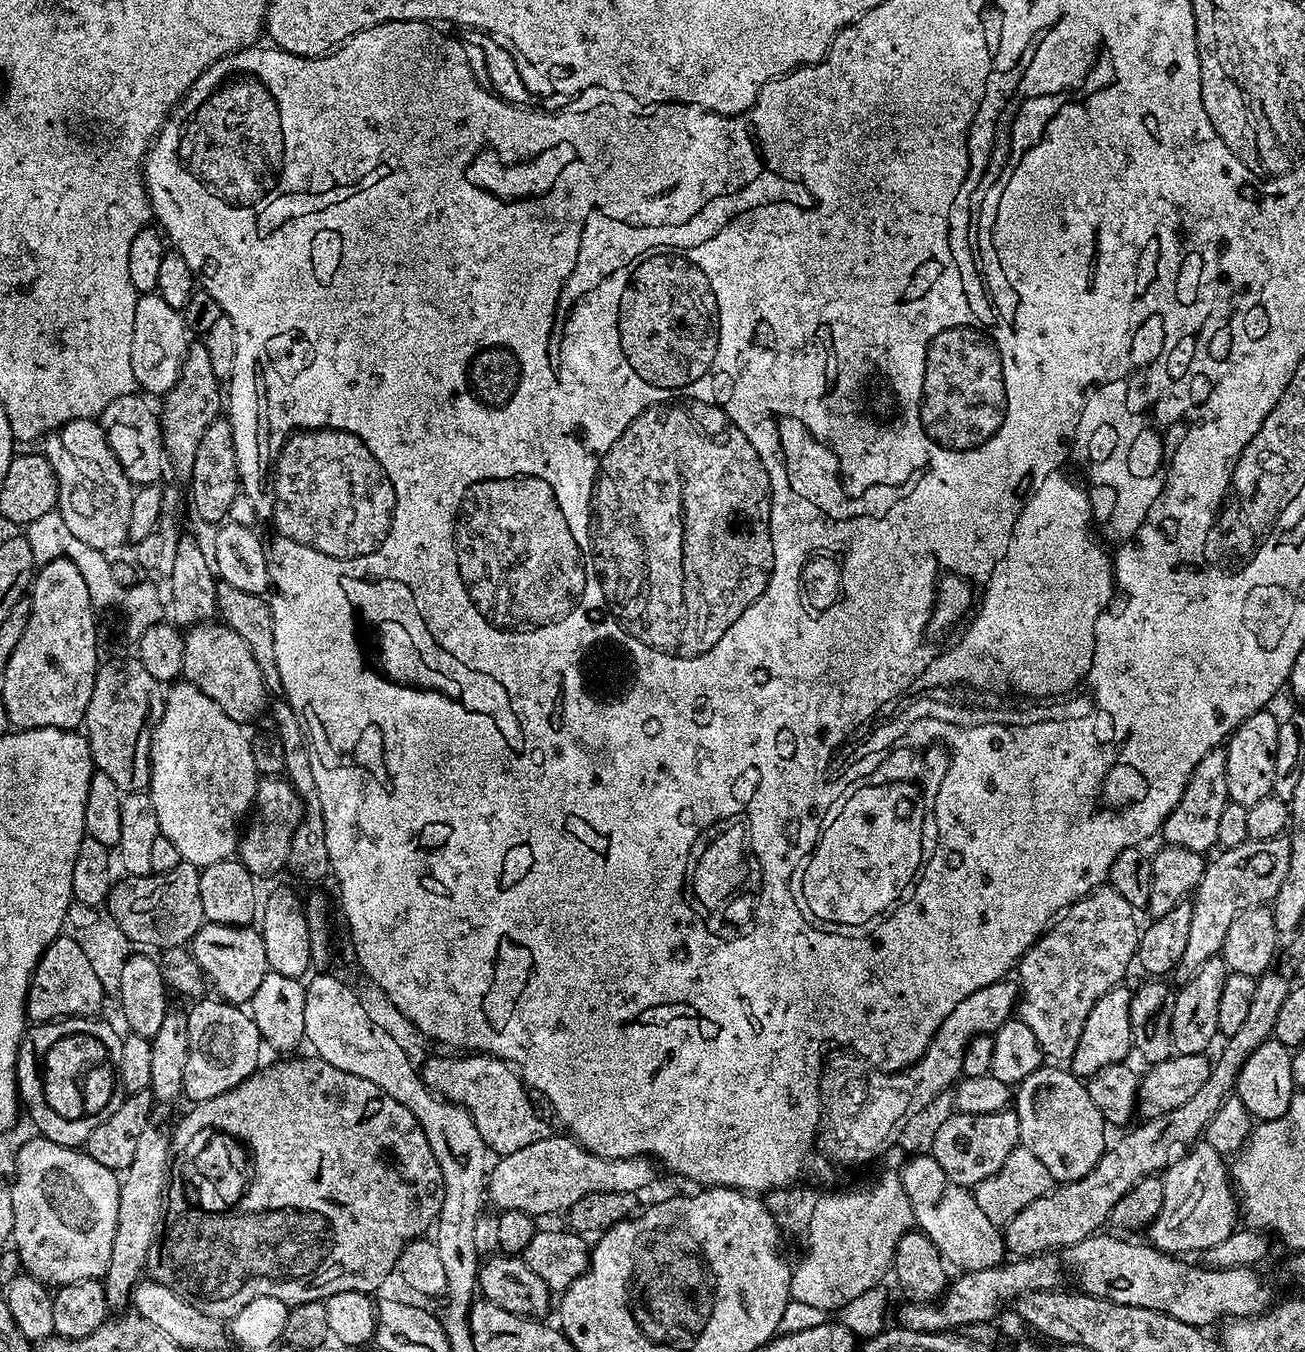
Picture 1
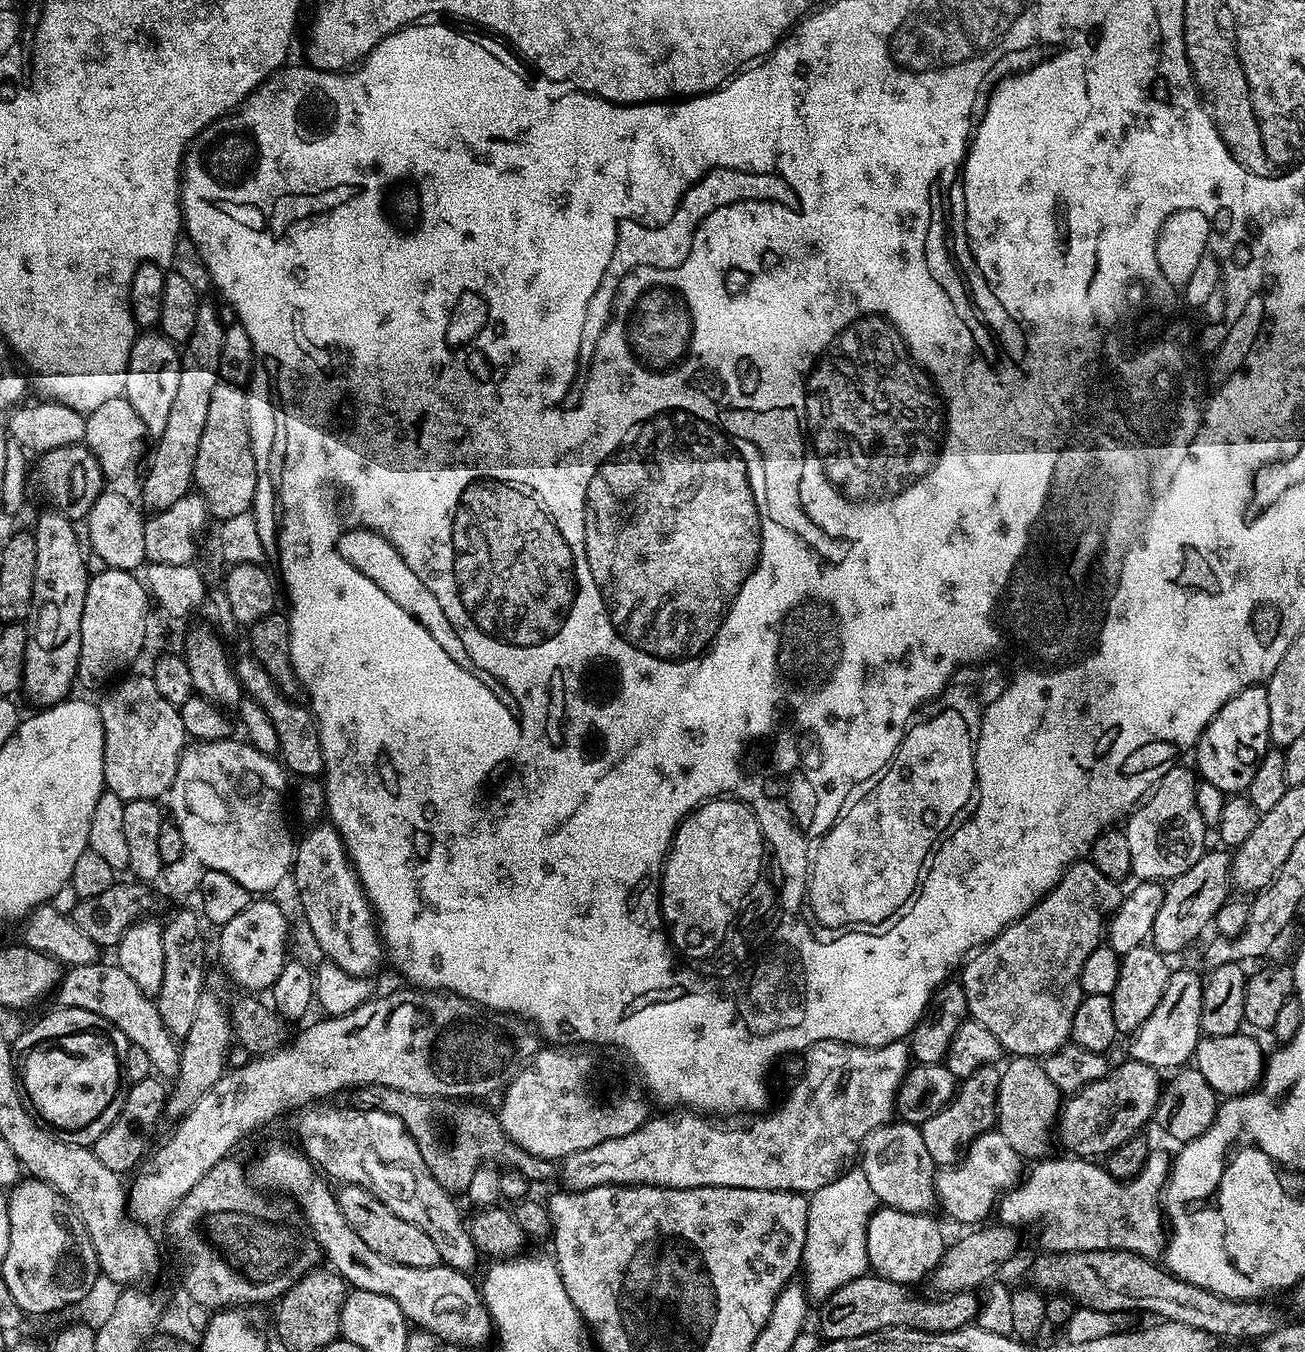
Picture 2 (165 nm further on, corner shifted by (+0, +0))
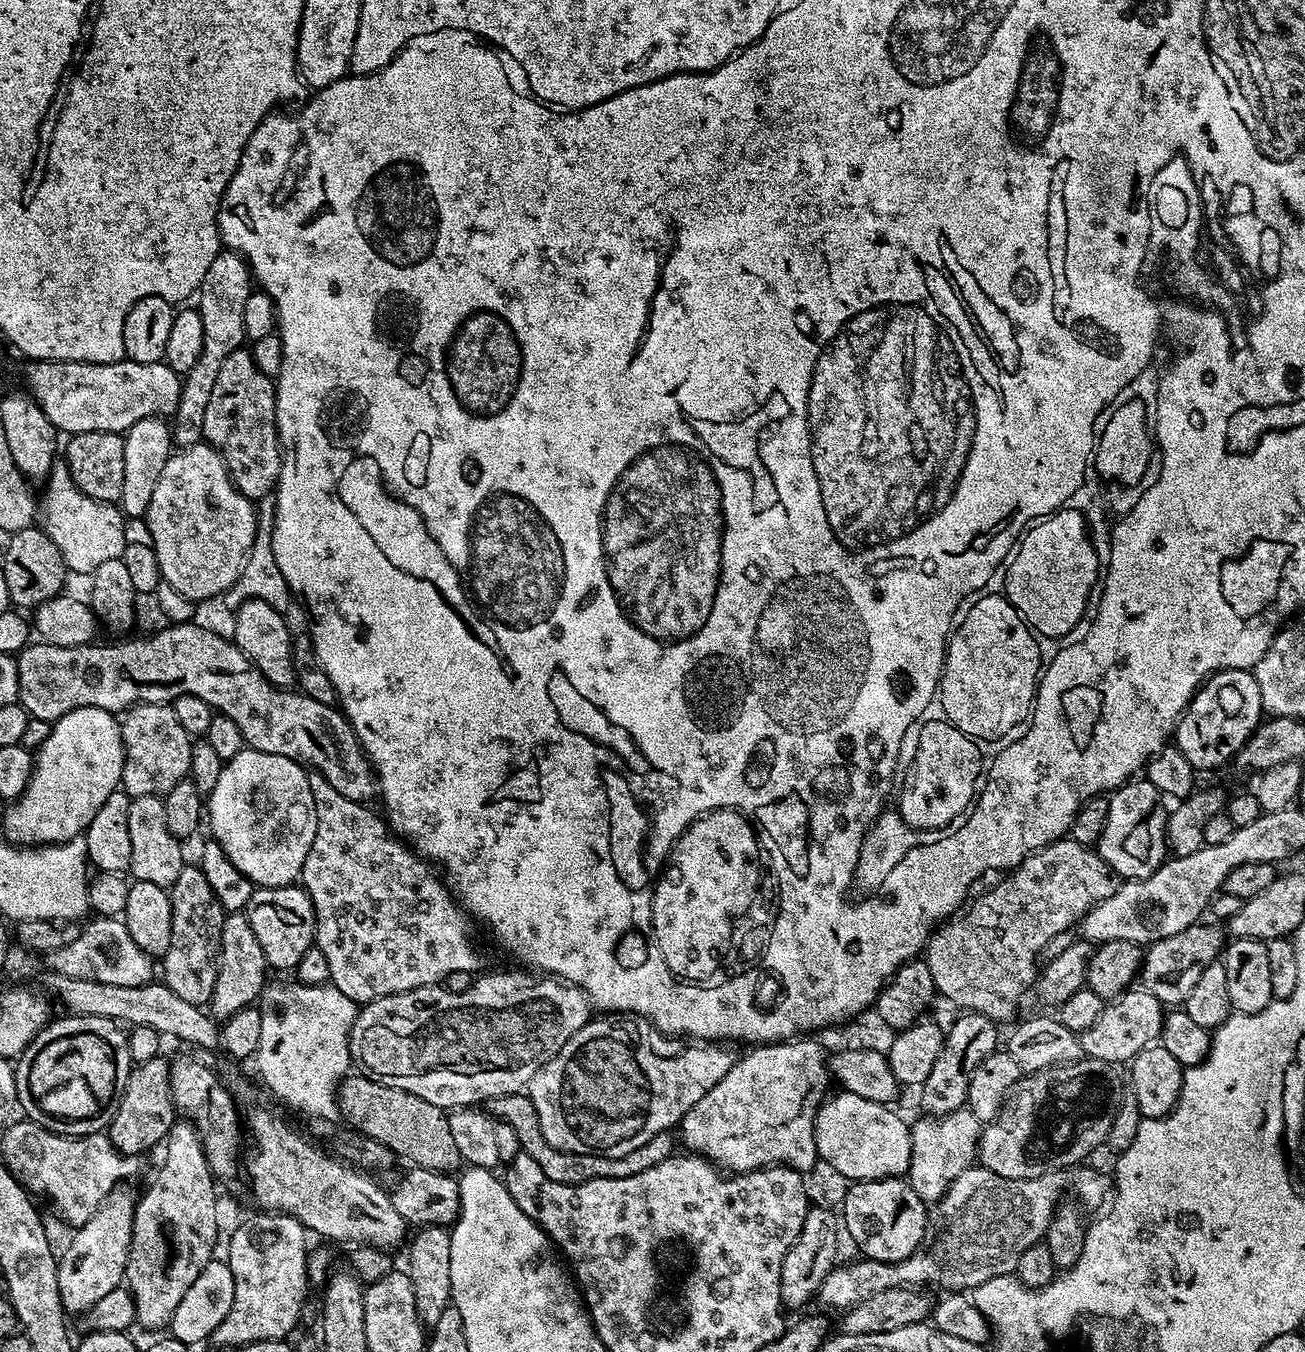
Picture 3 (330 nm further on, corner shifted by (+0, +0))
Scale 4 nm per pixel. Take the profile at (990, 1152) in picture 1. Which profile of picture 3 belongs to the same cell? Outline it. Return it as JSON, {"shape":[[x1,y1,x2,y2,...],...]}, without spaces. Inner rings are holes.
{"shape":[[965,1011,957,1015,952,1025,947,1026,941,1050,928,1074,920,1086,920,1106,925,1115,932,1118,947,1116,965,1107,968,1098,969,1080,973,1070,982,1060,994,1054,998,1042,998,1024,982,1013]]}

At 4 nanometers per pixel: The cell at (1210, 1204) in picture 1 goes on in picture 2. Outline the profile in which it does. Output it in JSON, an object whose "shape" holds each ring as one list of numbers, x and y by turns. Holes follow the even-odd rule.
{"shape":[[1149,1151,1141,1172,1125,1181,1112,1177,1107,1168,1088,1158,1050,1159,1033,1163,1032,1173,1000,1197,999,1223,1017,1230,1036,1224,1045,1253,1122,1250,1149,1258,1163,1253,1166,1217,1162,1211,1162,1189,1168,1182,1170,1156]]}

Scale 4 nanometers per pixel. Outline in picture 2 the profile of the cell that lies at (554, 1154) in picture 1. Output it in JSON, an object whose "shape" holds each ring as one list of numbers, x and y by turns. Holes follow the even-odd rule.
{"shape":[[895,1040,890,1042,886,1046,878,1046,877,1048,860,1048,856,1044,841,1044,839,1042,825,1042,819,1046,813,1046,807,1049,806,1056,808,1056,808,1065,804,1068,804,1077,793,1086,788,1092,788,1097,781,1102,780,1108,773,1107,771,1110,765,1111,763,1114,756,1114,751,1117,752,1124,732,1124,736,1122,725,1122,720,1118,713,1118,708,1114,701,1114,695,1110,676,1110,673,1116,660,1116,657,1118,649,1118,647,1122,644,1123,644,1127,634,1130,634,1134,626,1134,622,1138,610,1138,610,1142,598,1142,598,1146,590,1146,590,1150,578,1150,578,1154,570,1154,565,1156,562,1161,562,1176,564,1172,564,1184,565,1189,571,1190,573,1192,581,1192,587,1188,597,1188,598,1186,606,1186,607,1184,649,1184,650,1186,658,1186,659,1188,705,1188,706,1186,730,1186,731,1188,749,1188,750,1190,778,1190,779,1192,799,1192,801,1194,811,1194,818,1191,820,1187,826,1186,828,1183,834,1182,835,1179,839,1178,848,1169,853,1167,854,1161,857,1159,858,1153,860,1151,861,1144,864,1143,866,1134,870,1134,870,1130,874,1130,878,1126,889,1123,893,1119,894,1113,896,1112,896,1092,900,1088,900,1084,903,1082,904,1076,907,1074,910,1067,910,1051,909,1045,905,1043,904,1040]]}

